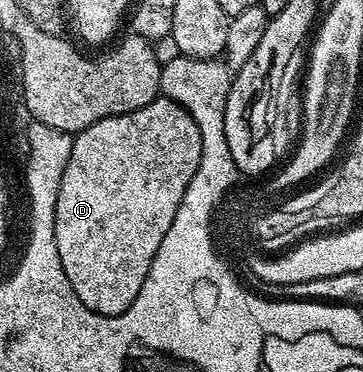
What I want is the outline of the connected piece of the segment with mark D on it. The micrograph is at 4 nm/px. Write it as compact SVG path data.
M164 98L152 100L147 106L134 112L103 118L74 135L71 158L67 158L67 170L63 170L57 195L55 222L51 225L51 232L53 232L51 244L59 250L59 262L63 274L67 274L67 282L71 282L71 290L79 294L79 302L83 302L83 306L87 306L98 316L121 316L129 309L131 302L137 300L139 290L145 285L145 279L152 273L155 254L161 251L163 238L169 236L171 222L177 220L179 202L183 202L183 193L195 178L195 169L199 166L199 154L202 150L203 142L199 138L199 126L195 126L195 118L191 118L191 114L187 114L187 110L183 110L181 104Z

